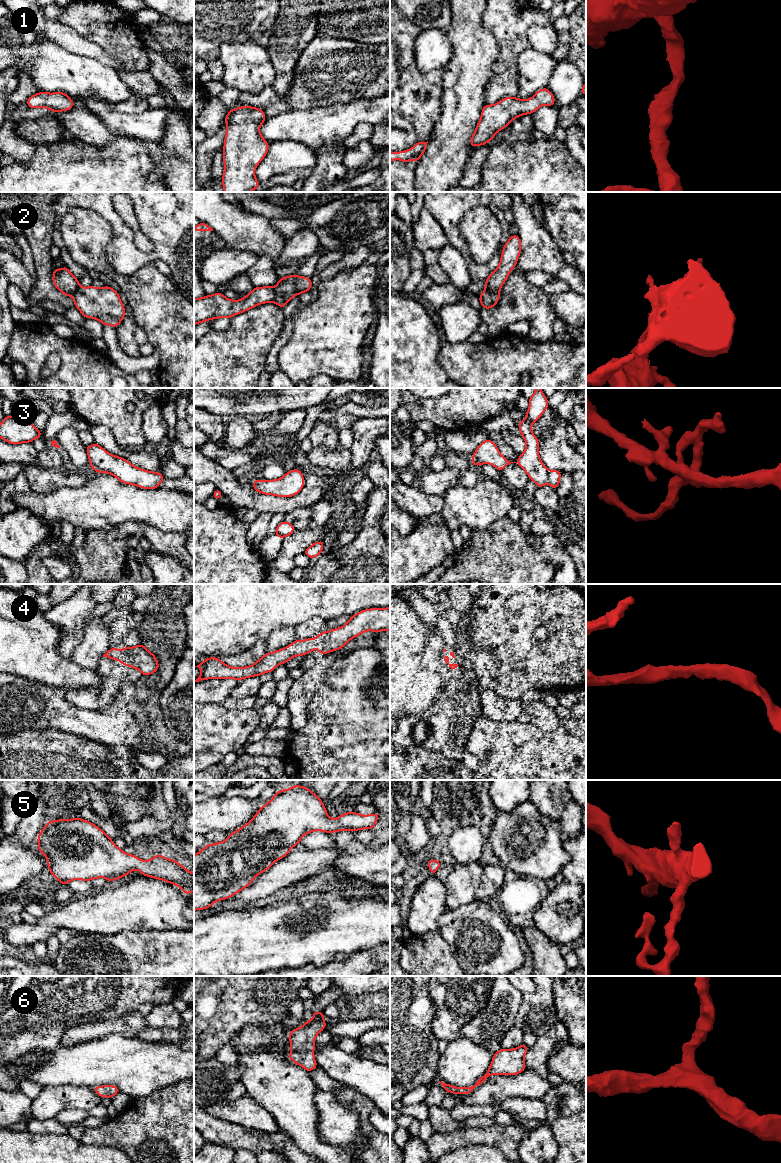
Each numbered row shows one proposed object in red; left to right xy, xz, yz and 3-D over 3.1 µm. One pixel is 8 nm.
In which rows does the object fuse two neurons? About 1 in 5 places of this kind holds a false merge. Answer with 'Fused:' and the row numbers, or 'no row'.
Fused: 2

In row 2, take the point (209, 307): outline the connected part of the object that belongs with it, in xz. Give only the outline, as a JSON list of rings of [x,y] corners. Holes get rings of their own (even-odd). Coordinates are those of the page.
[[[254,287],[240,300],[231,300],[217,292],[202,298],[194,298],[194,325],[217,318],[231,318],[260,304],[275,301],[273,287]]]

